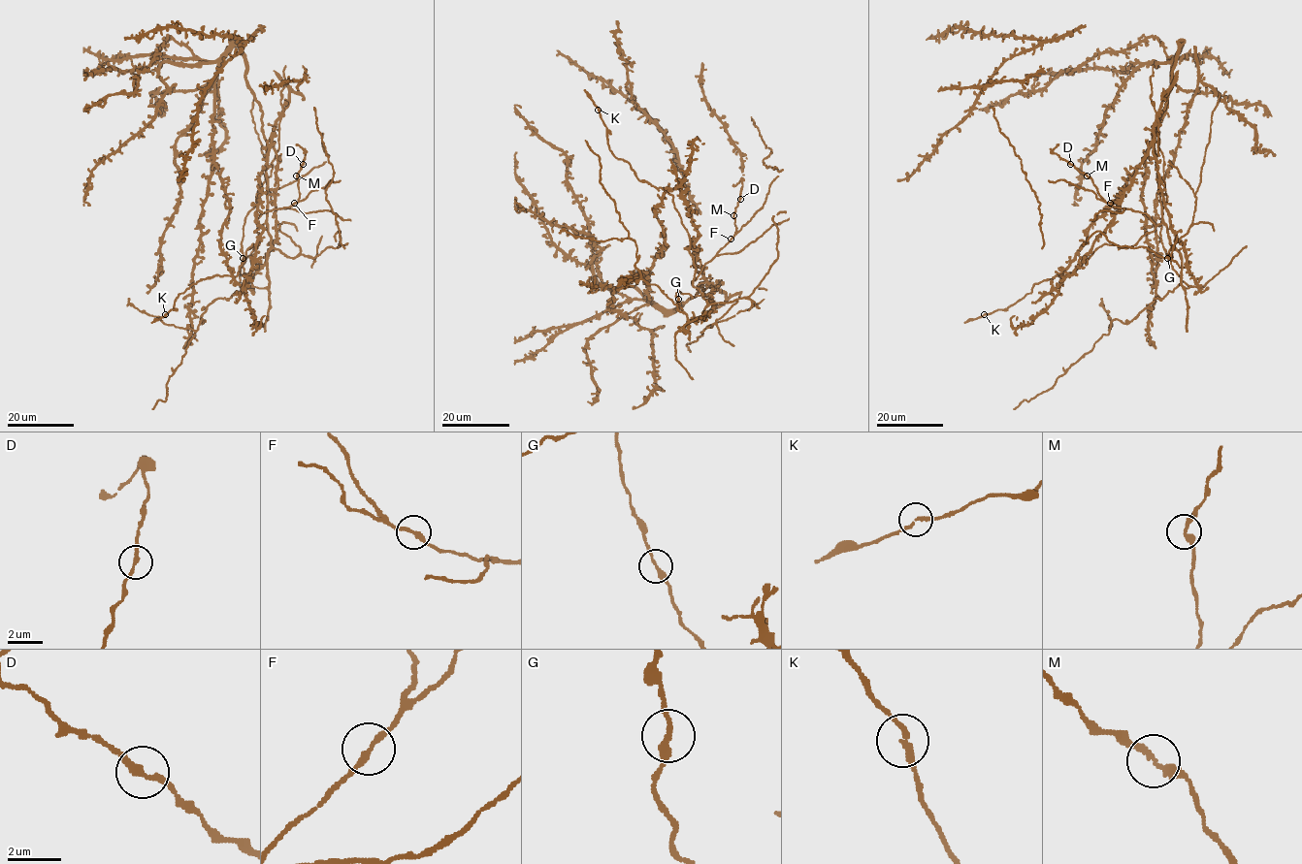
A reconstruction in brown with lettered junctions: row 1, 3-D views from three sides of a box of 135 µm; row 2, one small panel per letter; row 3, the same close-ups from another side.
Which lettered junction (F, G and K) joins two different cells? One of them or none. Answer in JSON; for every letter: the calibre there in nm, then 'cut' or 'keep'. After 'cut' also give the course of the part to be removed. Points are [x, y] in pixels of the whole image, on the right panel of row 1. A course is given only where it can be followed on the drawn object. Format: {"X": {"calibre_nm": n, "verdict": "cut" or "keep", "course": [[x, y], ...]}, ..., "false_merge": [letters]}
{"F": {"calibre_nm": 240, "verdict": "keep"}, "G": {"calibre_nm": 240, "verdict": "keep"}, "K": {"calibre_nm": 200, "verdict": "keep"}, "false_merge": []}

